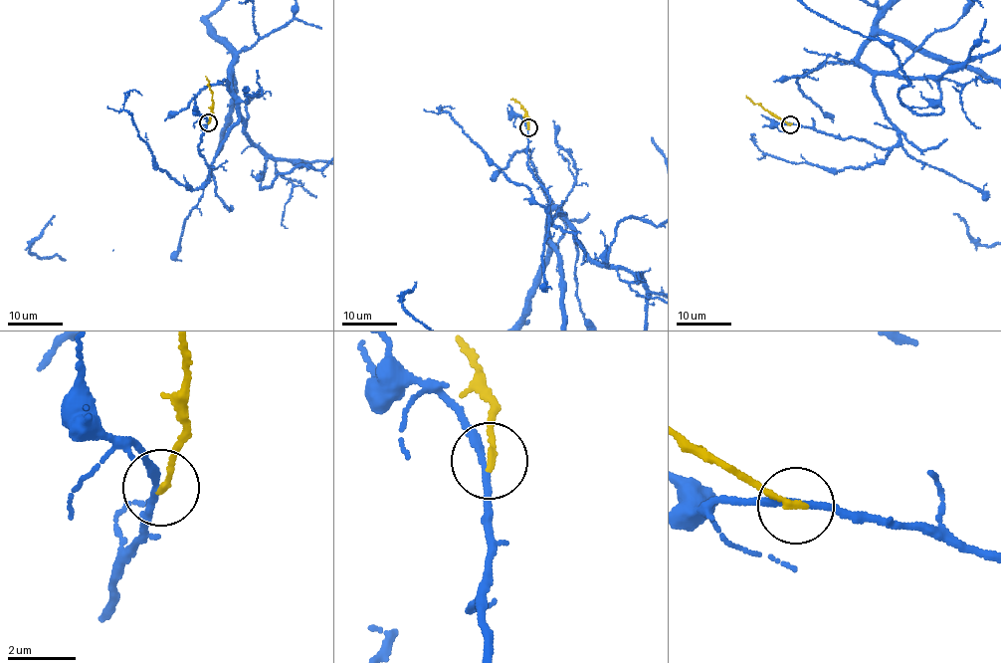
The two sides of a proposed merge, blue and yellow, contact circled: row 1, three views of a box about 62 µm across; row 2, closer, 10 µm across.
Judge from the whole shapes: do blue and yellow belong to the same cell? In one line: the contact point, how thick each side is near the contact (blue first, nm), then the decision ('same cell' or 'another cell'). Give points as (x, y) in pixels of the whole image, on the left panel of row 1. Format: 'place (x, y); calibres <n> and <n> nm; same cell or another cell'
place (208, 122); calibres 200 and 200 nm; another cell

